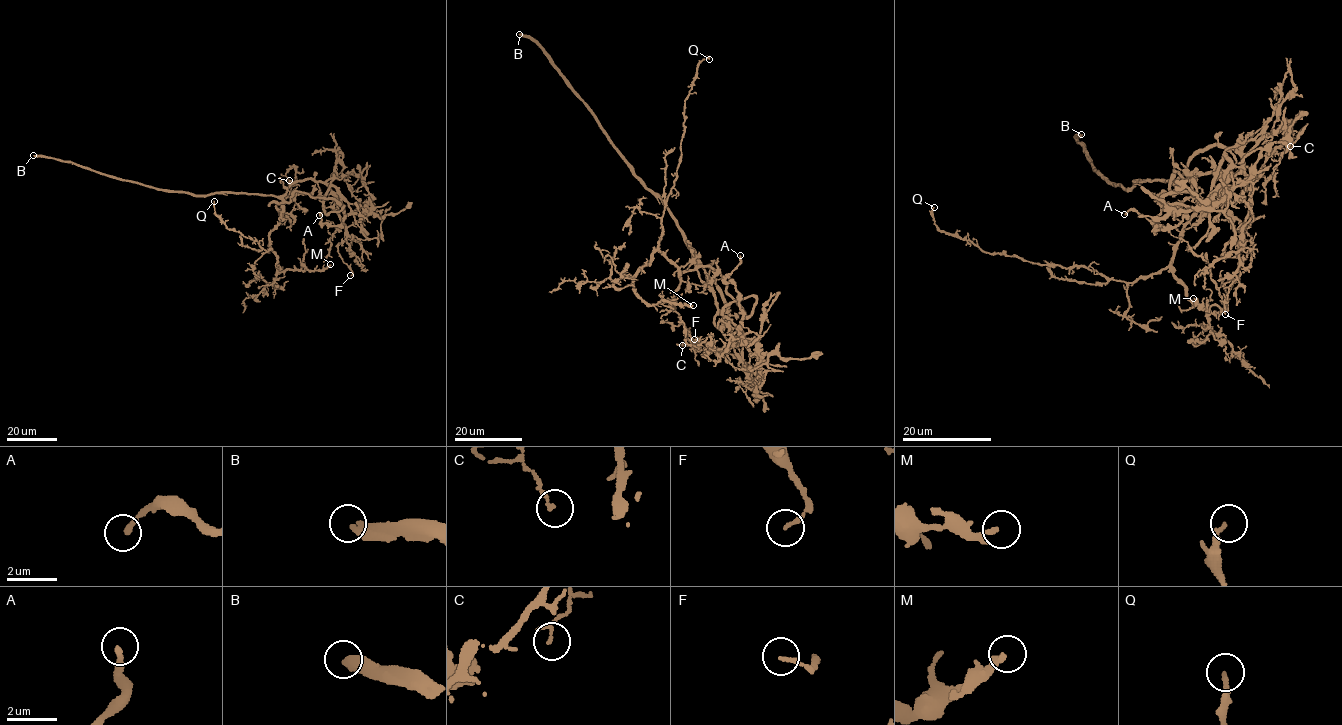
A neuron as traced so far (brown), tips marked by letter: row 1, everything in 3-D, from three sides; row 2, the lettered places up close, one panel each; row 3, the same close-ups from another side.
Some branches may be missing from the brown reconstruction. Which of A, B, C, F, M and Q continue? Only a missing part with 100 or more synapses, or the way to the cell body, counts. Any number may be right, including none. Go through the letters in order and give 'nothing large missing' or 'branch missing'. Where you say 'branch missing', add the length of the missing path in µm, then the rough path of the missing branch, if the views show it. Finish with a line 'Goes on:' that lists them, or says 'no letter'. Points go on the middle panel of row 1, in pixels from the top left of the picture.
A: nothing large missing
B: branch missing; missing 100 µm
C: nothing large missing
F: nothing large missing
M: nothing large missing
Q: nothing large missing
Goes on: B

